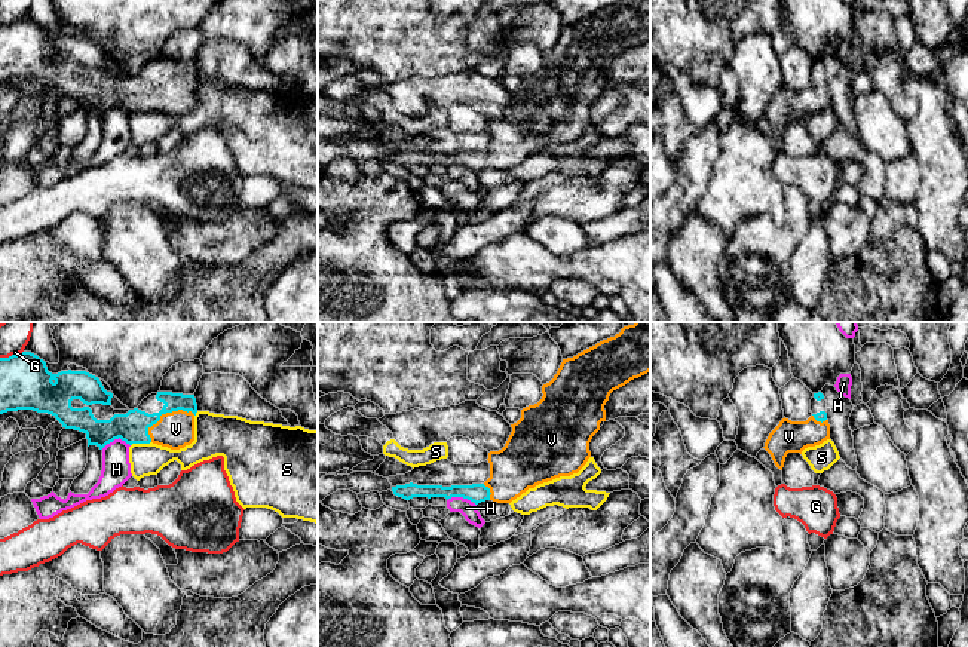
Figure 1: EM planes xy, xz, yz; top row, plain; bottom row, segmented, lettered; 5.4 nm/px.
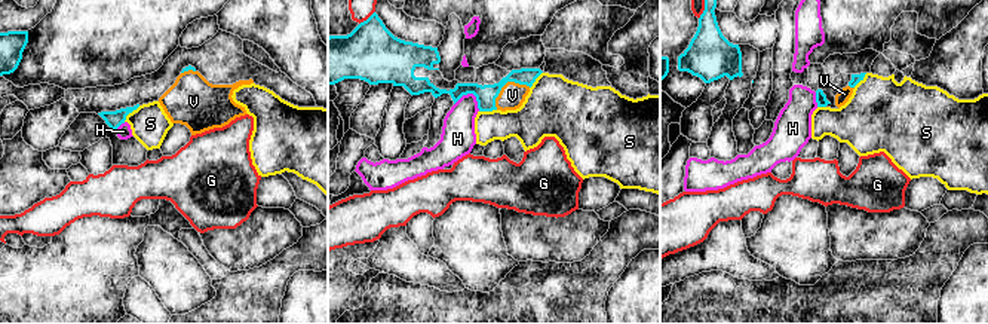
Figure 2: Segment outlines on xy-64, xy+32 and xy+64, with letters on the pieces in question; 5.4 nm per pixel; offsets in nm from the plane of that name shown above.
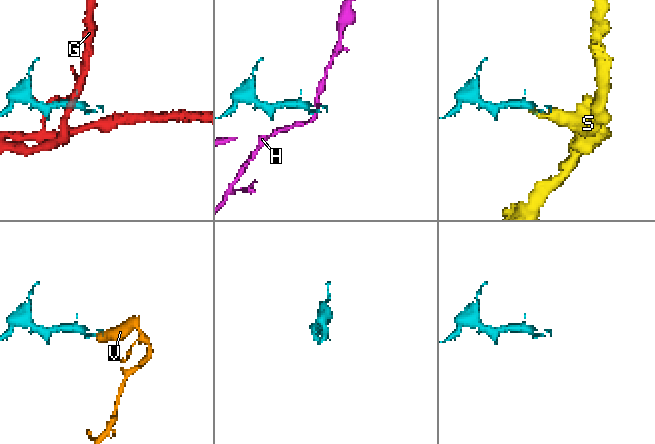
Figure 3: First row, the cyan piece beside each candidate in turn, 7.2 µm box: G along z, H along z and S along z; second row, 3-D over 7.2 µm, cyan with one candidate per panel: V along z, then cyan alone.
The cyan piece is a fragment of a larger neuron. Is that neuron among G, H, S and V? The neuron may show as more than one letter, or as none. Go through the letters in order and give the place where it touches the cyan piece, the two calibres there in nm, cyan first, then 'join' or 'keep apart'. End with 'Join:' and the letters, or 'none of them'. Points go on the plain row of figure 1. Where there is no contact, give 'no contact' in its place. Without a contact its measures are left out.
G: xy (12, 23) | 280/130 nm | keep apart
H: xy (115, 106) | 170/160 nm | keep apart
S: xy (140, 110) | 170/180 nm | keep apart
V: xy (165, 80) | 170/200 nm | join
Join: V

